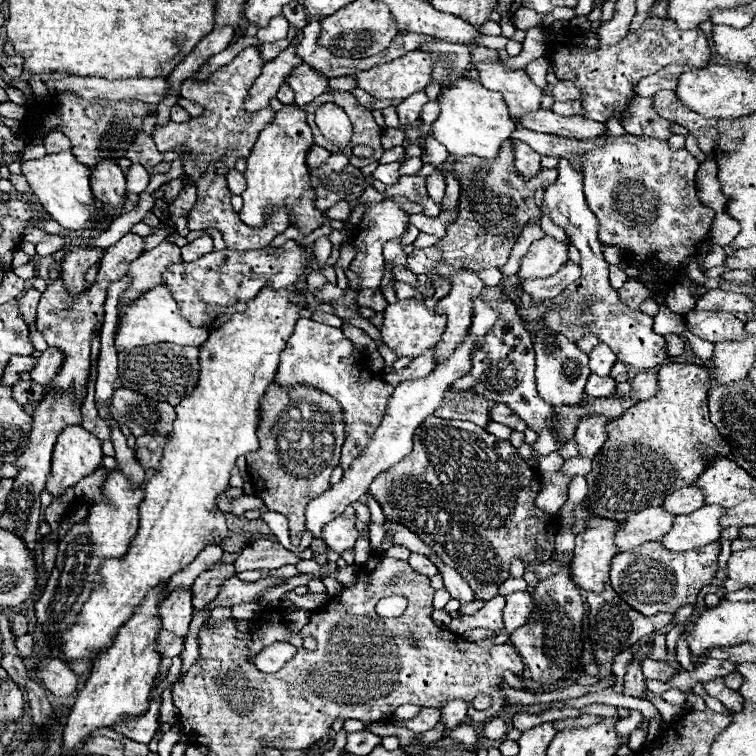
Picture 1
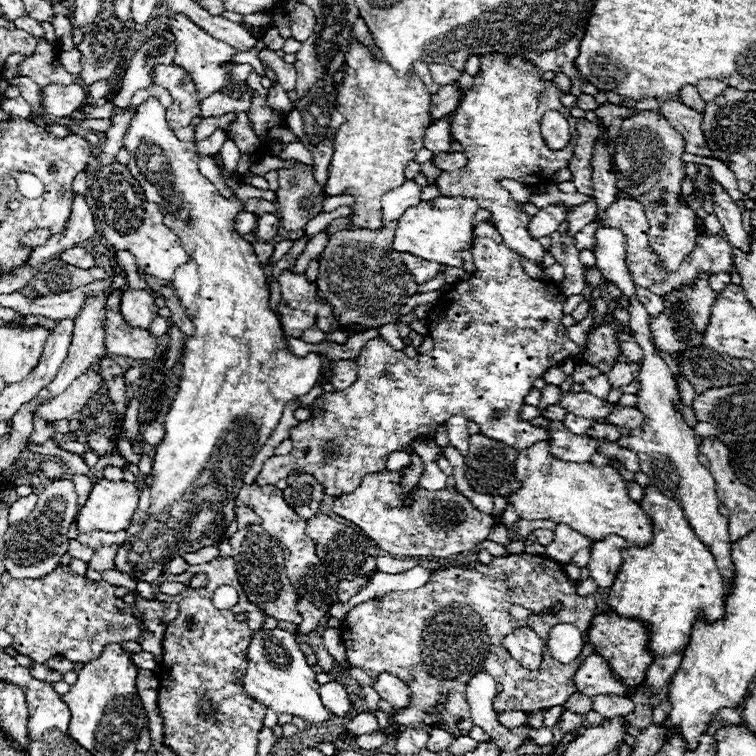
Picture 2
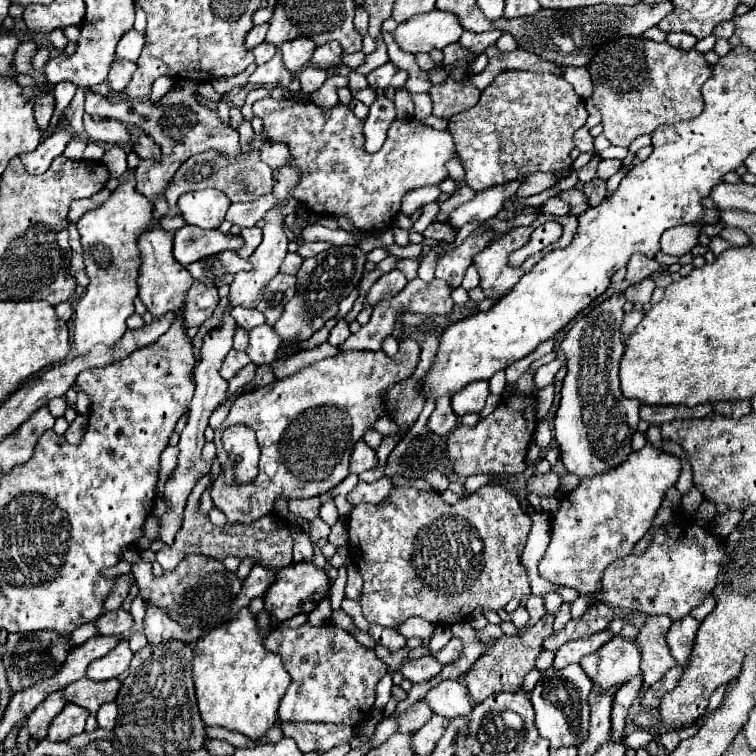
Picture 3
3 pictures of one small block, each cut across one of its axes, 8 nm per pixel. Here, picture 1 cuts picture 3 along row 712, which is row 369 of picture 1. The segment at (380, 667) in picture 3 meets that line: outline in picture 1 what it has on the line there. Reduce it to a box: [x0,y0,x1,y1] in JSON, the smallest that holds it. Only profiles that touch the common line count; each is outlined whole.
[276,318,392,470]

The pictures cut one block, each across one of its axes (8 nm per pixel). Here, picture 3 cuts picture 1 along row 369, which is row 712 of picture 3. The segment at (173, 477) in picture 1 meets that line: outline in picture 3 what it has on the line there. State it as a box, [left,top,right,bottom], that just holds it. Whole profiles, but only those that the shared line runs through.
[192,608,290,740]

